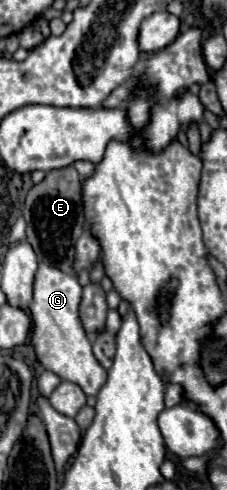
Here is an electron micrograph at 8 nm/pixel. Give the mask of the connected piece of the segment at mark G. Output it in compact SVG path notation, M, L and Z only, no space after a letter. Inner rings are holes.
M40 264L34 284L34 300L30 304L30 316L34 322L32 344L36 356L46 370L52 370L66 382L78 384L86 396L96 396L106 380L106 370L100 366L92 352L92 344L86 336L82 320L78 316L78 306L82 300L82 286L76 276L64 274L54 266Z

